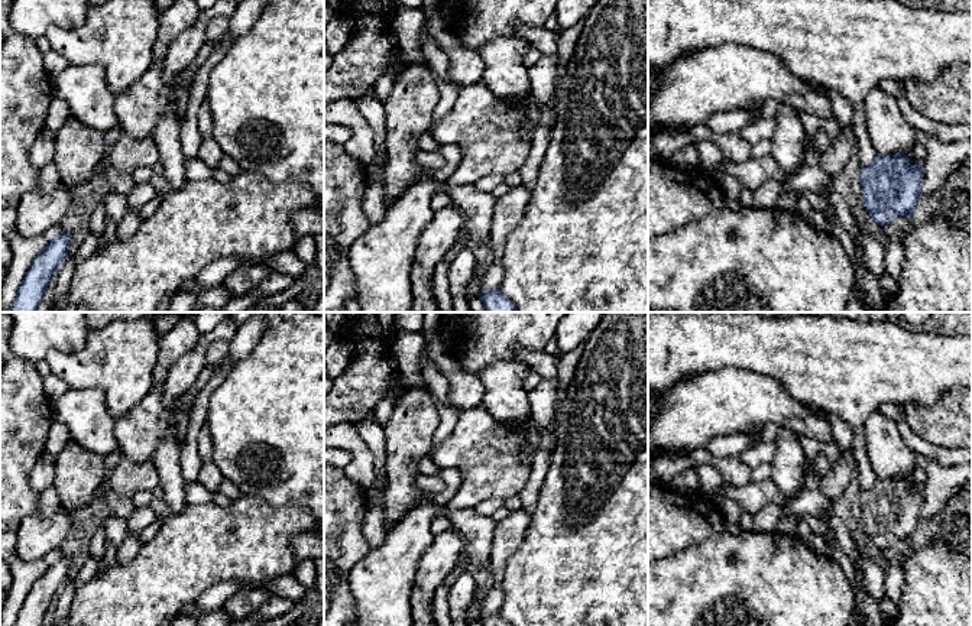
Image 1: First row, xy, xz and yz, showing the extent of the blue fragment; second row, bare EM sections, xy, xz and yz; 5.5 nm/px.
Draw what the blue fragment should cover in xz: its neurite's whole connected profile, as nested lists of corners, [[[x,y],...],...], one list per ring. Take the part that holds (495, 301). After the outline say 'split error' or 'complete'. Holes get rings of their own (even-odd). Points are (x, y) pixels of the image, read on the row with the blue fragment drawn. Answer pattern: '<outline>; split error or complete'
[[[480,289],[479,296],[485,304],[486,312],[516,312],[513,304],[500,292],[500,289]]]; complete

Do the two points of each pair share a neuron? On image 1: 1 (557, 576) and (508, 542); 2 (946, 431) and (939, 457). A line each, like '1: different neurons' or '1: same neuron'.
1: different neurons
2: different neurons

